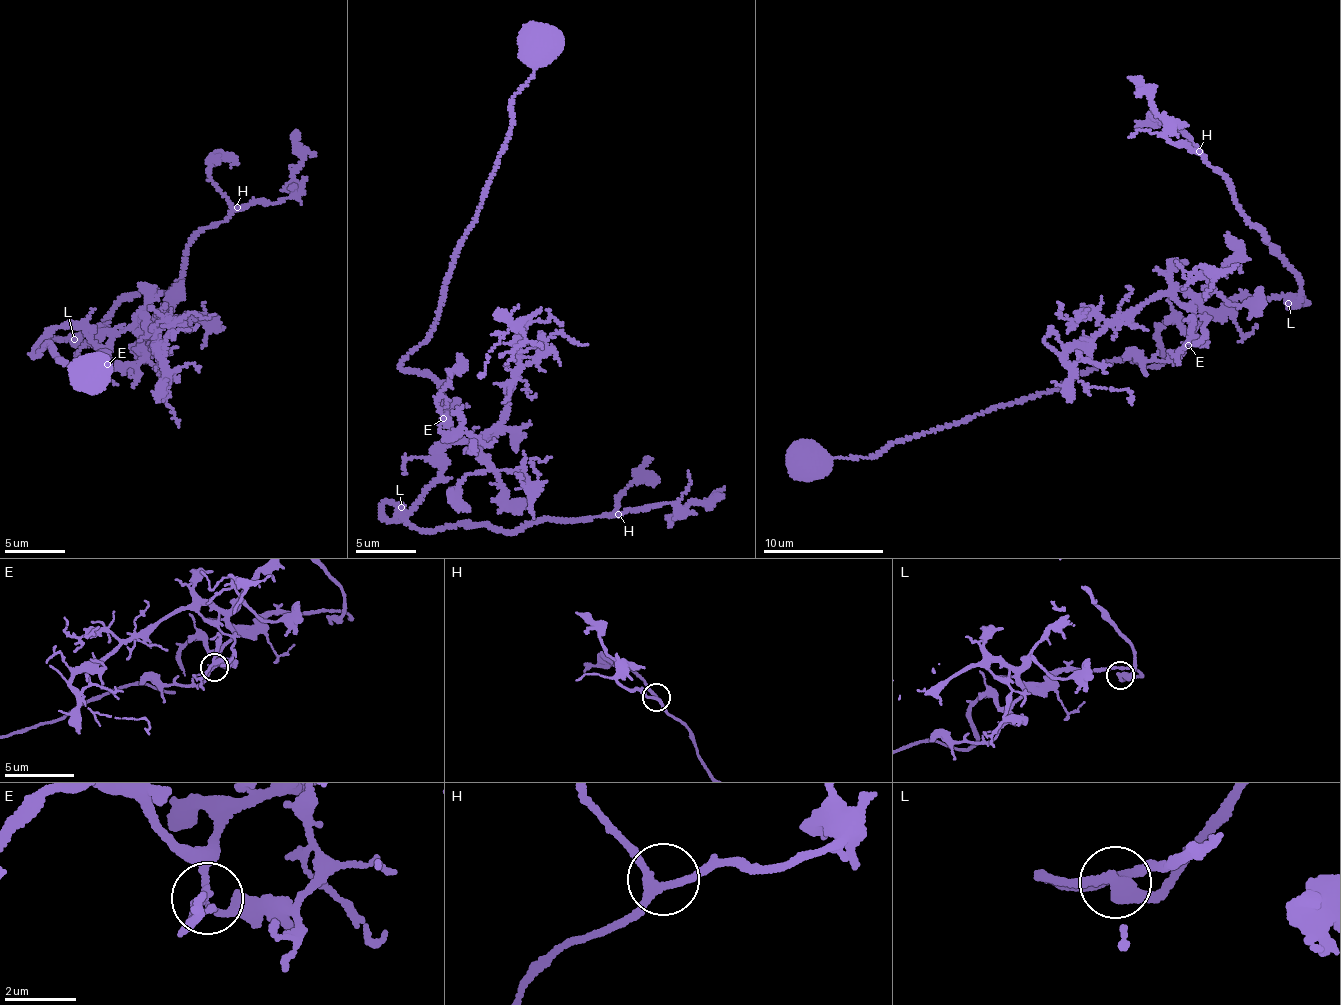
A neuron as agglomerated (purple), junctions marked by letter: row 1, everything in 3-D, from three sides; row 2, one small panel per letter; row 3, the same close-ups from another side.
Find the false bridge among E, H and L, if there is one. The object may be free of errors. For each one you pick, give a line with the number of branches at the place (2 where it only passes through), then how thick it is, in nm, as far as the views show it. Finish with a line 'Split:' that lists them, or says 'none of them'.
Split: none of them

